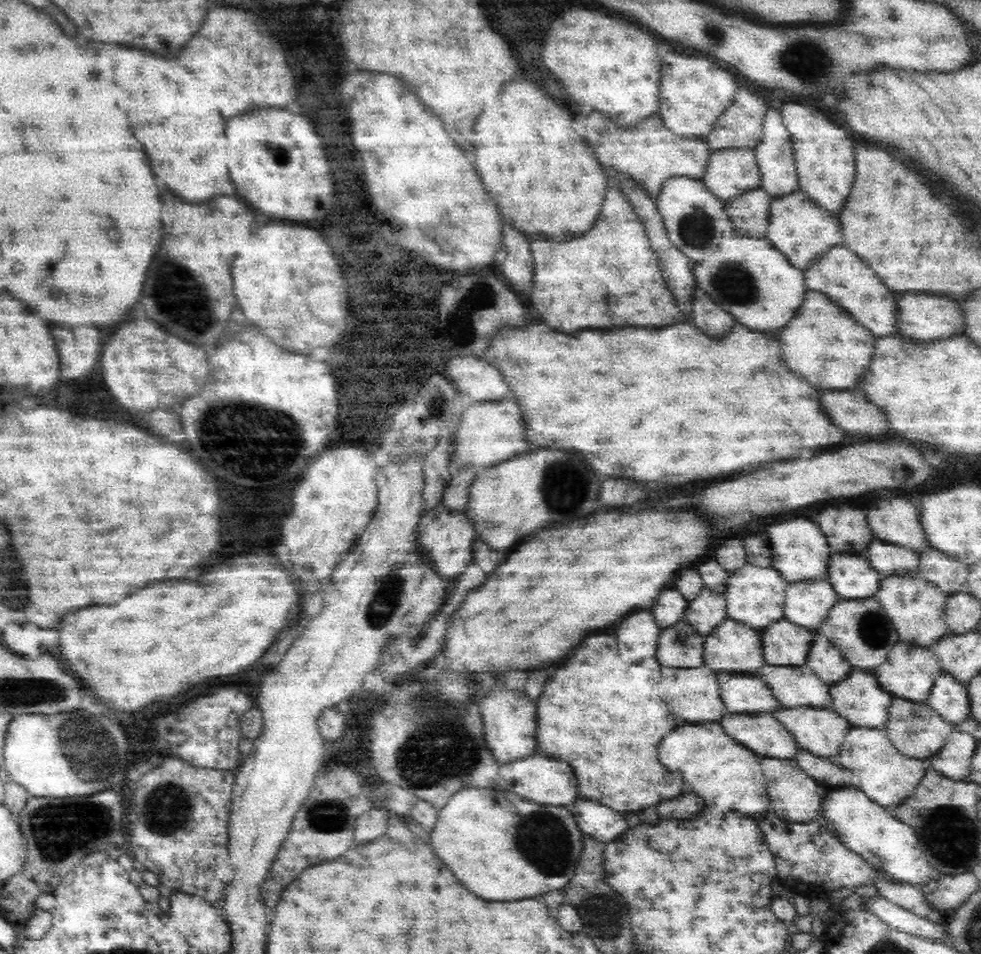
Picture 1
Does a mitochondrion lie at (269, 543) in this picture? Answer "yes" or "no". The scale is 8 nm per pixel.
no

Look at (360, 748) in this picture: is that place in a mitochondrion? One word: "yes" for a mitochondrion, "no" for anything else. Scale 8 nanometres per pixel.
no

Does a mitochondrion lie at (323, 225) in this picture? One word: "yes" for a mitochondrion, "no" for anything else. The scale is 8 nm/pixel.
no

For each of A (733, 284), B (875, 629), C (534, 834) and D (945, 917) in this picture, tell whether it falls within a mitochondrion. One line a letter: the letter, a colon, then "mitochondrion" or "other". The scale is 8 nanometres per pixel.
A: mitochondrion
B: mitochondrion
C: mitochondrion
D: other

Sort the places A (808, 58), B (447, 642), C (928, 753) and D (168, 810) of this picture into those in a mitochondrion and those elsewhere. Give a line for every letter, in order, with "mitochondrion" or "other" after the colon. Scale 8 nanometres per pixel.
A: mitochondrion
B: other
C: other
D: mitochondrion

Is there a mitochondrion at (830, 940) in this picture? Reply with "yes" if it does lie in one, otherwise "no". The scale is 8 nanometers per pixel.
no

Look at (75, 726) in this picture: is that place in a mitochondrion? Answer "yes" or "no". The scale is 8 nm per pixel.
yes

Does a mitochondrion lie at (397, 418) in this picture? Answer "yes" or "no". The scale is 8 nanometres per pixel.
yes

